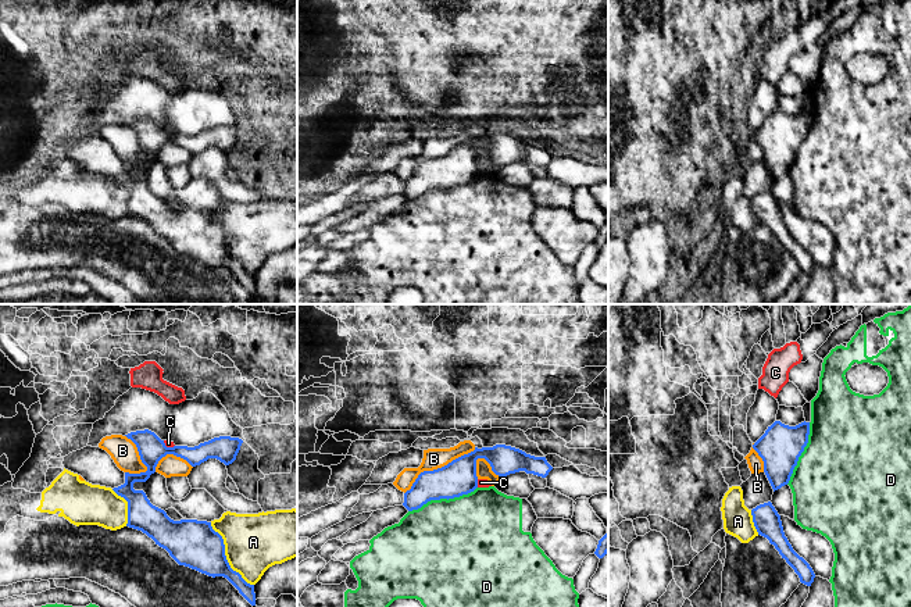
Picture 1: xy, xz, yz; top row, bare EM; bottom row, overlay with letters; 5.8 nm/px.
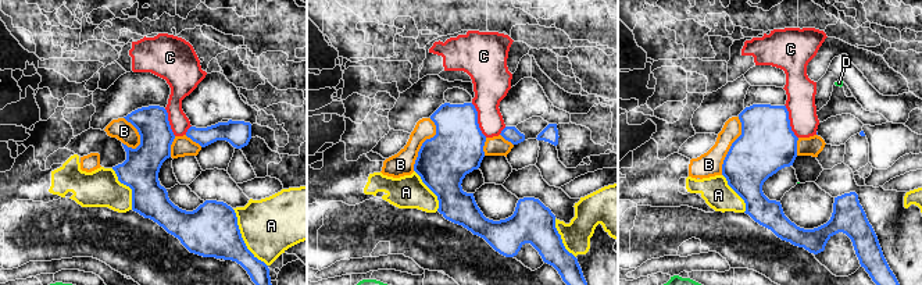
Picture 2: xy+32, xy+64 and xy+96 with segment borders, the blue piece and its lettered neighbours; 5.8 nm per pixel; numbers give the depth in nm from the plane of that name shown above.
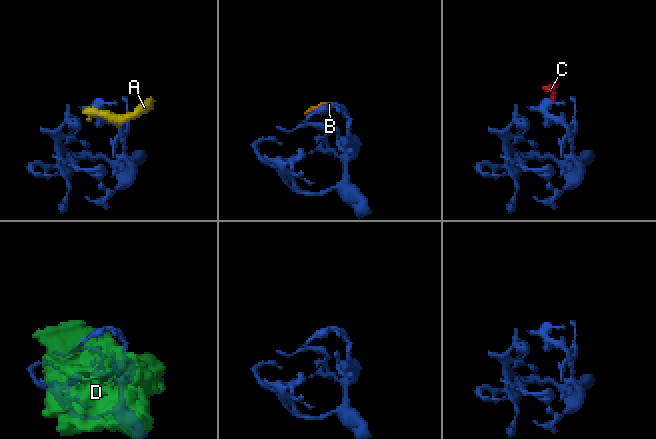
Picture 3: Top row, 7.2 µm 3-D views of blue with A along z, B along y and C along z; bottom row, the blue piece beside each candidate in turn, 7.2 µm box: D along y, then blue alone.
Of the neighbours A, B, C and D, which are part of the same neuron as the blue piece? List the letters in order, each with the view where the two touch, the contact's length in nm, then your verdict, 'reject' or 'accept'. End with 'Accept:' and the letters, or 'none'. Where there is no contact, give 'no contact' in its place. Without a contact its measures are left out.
A: xy | 440 nm | reject
B: xz | 500 nm | reject
C: xy | 80 nm | reject
D: xz | 420 nm | reject
Accept: none

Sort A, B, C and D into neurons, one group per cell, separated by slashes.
A / B D / C

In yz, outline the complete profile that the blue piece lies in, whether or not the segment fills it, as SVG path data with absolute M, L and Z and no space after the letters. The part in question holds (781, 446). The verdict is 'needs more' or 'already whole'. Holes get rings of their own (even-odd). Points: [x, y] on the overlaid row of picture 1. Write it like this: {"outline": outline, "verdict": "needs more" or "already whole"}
{"outline": "M775 421L753 444L764 461L764 472L774 489L787 485L799 457L808 443L810 422L789 426Z", "verdict": "already whole"}

